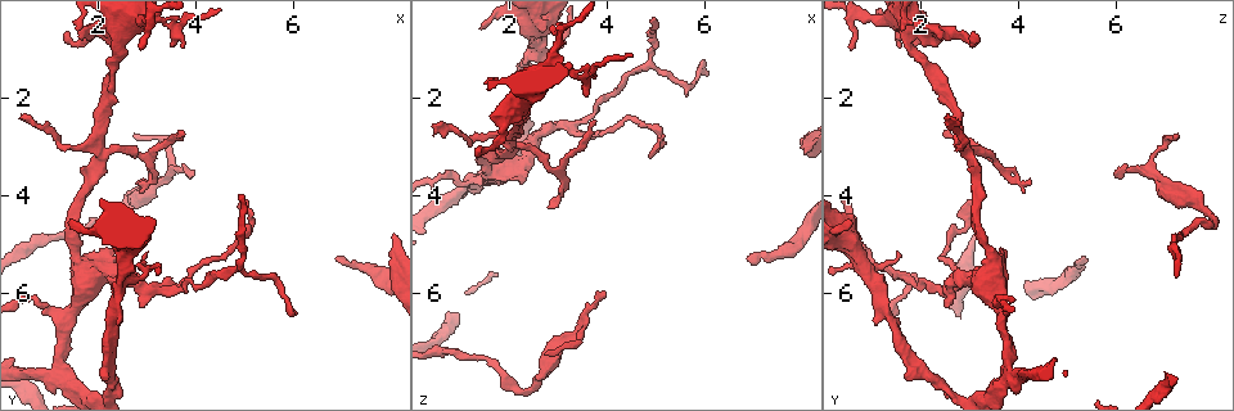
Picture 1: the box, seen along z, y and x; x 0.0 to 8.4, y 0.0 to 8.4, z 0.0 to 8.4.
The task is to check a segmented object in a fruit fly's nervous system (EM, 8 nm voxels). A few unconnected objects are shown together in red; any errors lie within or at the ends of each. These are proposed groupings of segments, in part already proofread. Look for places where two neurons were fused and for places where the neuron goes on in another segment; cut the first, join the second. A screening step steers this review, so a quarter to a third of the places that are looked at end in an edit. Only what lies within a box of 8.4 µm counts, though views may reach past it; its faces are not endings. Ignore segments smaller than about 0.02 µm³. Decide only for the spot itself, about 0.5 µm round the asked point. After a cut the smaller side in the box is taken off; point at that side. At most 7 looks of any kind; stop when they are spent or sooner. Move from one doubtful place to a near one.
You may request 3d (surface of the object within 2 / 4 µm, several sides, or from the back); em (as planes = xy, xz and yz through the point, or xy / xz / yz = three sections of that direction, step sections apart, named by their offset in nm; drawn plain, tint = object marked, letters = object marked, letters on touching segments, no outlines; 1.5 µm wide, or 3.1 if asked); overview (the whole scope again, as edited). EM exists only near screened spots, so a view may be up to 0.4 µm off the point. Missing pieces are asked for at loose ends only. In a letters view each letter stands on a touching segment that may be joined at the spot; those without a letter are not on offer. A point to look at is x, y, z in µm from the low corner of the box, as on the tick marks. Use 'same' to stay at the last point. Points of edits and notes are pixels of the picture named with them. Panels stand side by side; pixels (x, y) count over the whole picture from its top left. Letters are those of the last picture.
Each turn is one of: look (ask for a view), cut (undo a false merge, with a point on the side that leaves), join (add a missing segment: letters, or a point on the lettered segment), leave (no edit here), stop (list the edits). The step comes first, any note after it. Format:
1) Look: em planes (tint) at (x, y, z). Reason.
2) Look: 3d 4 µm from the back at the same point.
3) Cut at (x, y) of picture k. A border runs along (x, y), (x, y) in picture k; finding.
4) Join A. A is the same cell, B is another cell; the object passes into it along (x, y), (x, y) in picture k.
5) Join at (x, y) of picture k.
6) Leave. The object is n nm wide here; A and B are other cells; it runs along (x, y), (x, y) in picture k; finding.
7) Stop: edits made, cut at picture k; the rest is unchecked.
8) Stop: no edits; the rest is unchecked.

Look: em xz step 8 (plain) at (6.80, 5.35, 5.30). Free end.

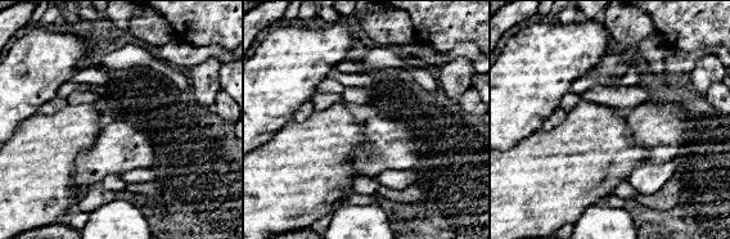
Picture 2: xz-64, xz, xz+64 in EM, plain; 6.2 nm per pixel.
Look: em xz step 8 (tint) at the same point. Where the object lies.

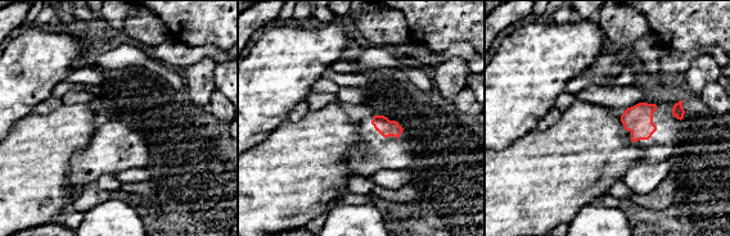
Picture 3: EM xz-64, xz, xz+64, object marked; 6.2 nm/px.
Look: em xz step 8 (letters) at the same point. What lies round it.

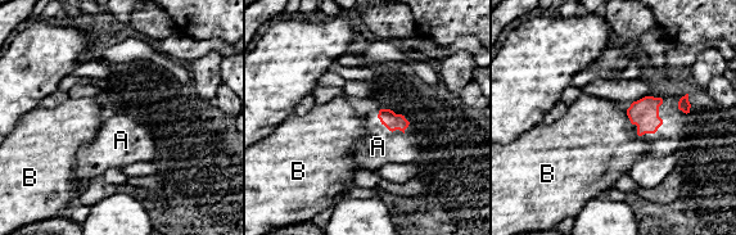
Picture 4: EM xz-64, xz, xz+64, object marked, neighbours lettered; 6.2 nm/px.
Join at (378, 147) of picture 4. A is the same cell, B is another cell; the object passes into it along (392, 121), (384, 125), (378, 147) in picture 4; it goes on there.

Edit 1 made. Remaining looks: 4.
Look: overview.

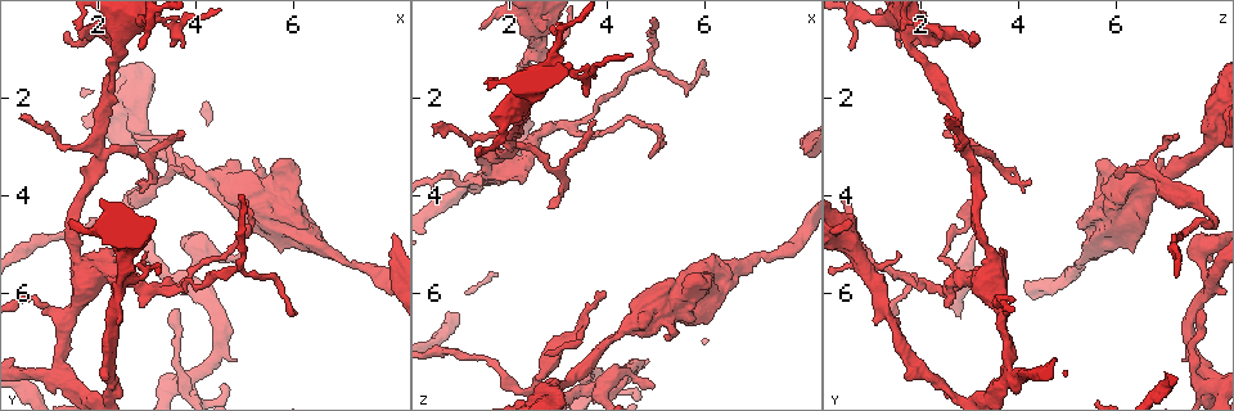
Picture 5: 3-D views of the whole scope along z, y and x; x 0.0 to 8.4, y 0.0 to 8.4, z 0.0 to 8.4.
Look: em planes (tint) at (3.40, 5.90, 2.55). Three-way junction.

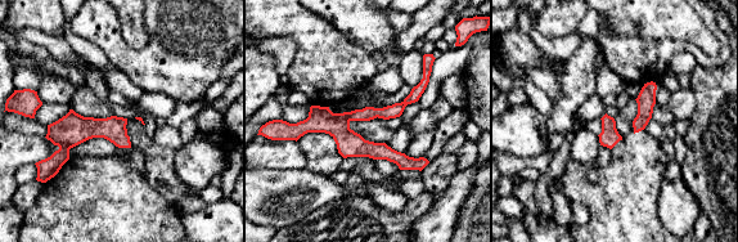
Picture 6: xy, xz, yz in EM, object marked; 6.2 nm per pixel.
Look: em planes (letters) at the same point.

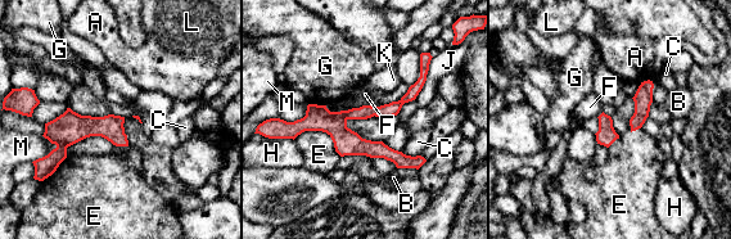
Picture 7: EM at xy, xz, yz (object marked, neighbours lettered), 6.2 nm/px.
Leave. The object is 120 nm wide here; A, B, C, E, F, G, H, J, K, L and M are other cells; all the same neuron.

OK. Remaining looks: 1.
Look: em planes (letters) at (3.85, 3.60, 5.95). Thin end.

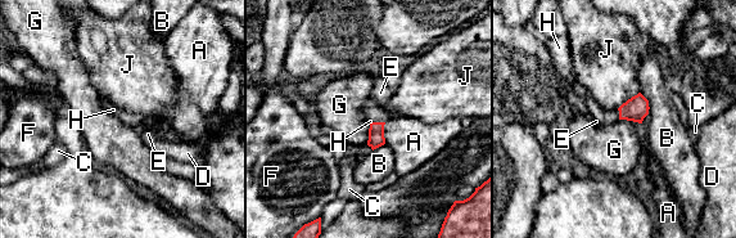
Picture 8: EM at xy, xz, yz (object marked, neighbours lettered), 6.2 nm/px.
Join at (373, 112) of picture 8. The object is 100 nm wide here; H is the same cell, A, B, C, D, E, F, G and J are other cells; the object passes into it along (376, 139), (378, 122), (373, 112) in picture 8; the neuron continues.

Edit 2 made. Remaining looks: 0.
Stop: edits made, join at picture 4, join at picture 8; the rest is unchecked.

